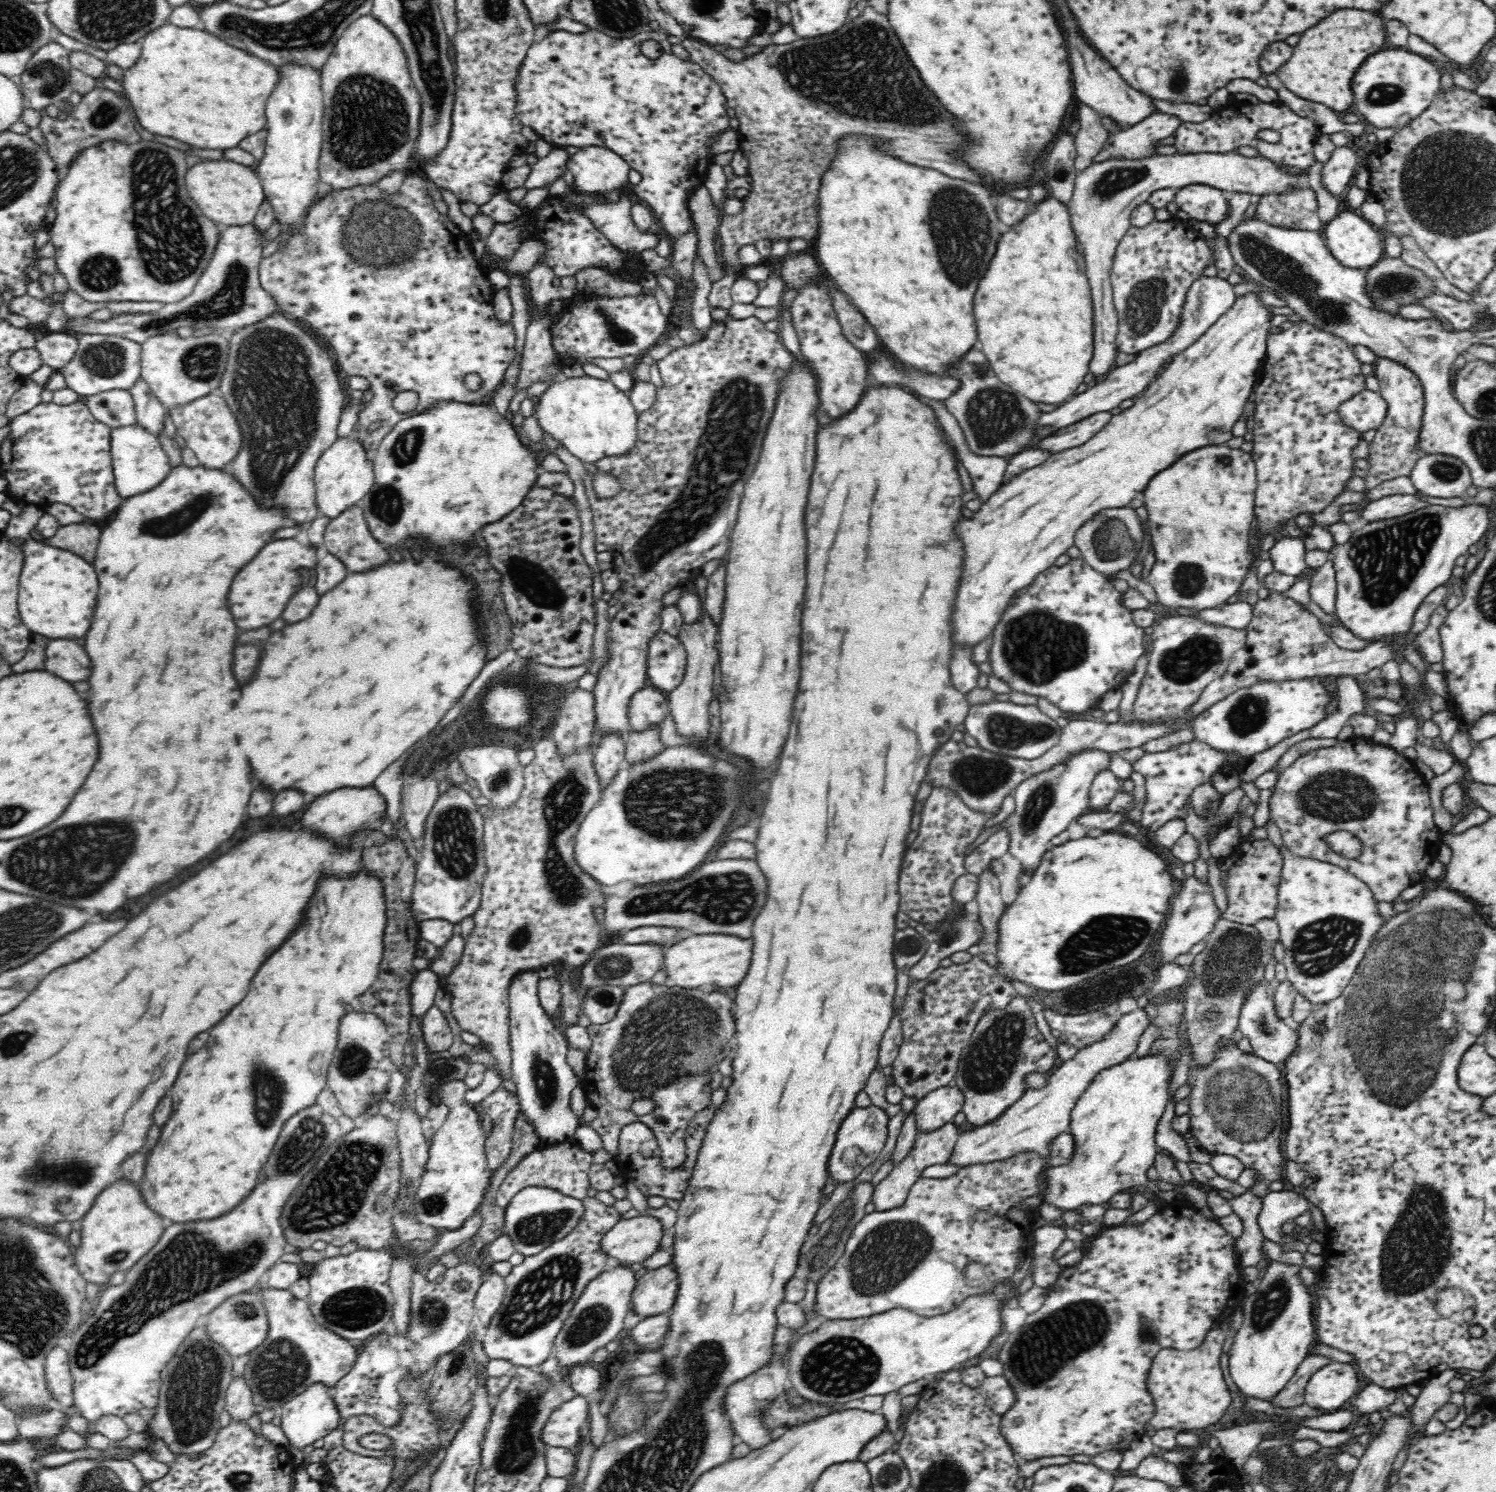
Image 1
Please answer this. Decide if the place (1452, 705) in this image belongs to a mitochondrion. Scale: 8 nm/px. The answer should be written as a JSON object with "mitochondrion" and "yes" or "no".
{"mitochondrion":"no"}

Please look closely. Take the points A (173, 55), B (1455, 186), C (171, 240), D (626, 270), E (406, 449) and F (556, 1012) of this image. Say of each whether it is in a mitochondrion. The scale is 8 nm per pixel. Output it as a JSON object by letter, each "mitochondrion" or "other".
{"A":"other","B":"mitochondrion","C":"mitochondrion","D":"other","E":"mitochondrion","F":"other"}

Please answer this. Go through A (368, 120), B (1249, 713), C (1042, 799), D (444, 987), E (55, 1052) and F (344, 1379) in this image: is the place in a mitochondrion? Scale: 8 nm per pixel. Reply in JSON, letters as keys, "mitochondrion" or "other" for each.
{"A":"mitochondrion","B":"mitochondrion","C":"mitochondrion","D":"other","E":"other","F":"other"}

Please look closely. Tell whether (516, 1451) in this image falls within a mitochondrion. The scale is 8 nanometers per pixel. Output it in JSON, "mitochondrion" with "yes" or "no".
{"mitochondrion":"yes"}

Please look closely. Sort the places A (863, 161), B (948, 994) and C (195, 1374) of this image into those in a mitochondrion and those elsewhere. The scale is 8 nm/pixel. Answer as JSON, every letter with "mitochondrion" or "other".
{"A":"other","B":"other","C":"mitochondrion"}

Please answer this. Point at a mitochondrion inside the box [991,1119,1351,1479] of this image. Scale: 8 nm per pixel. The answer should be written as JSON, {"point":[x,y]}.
{"point":[1051,1341]}

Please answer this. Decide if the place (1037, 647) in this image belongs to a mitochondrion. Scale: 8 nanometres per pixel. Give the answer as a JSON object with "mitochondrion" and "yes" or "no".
{"mitochondrion":"yes"}

